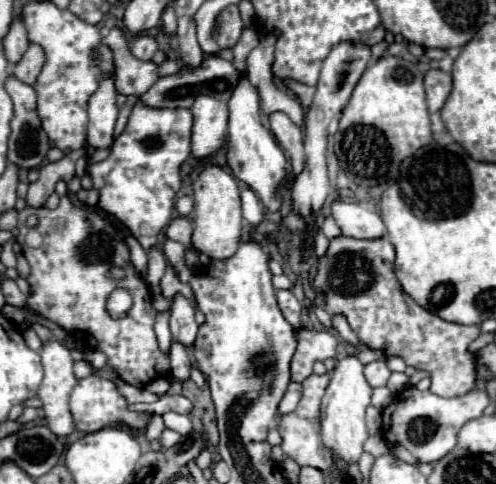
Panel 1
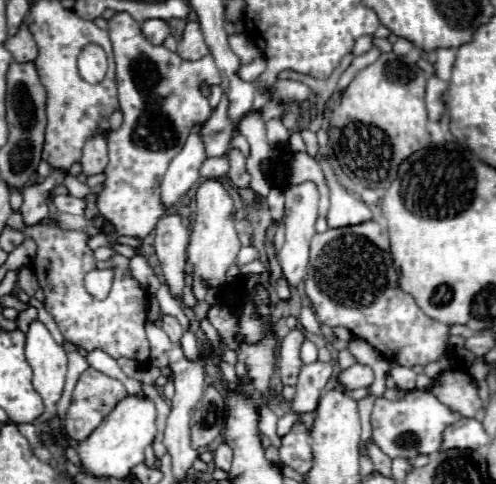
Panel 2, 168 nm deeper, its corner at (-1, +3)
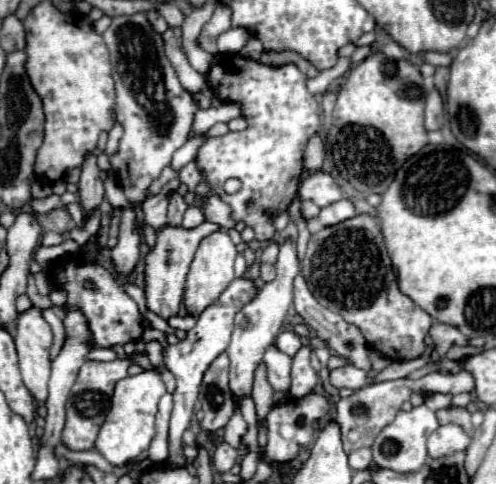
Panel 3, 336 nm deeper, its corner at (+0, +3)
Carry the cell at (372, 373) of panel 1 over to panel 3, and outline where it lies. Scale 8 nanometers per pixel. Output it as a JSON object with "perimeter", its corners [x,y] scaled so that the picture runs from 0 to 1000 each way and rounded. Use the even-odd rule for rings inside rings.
{"perimeter":[[[702,750],[702,754],[685,758],[685,762],[669,762],[665,767],[665,791],[677,804],[694,804],[694,800],[730,804],[730,800],[742,795],[742,767],[722,762],[718,754]]]}

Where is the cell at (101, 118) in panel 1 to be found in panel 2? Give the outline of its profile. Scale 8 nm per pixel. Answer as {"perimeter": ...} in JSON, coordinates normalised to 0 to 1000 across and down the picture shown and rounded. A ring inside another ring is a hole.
{"perimeter":[[[200,271],[196,283],[175,291],[171,304],[167,304],[167,329],[163,329],[167,362],[183,366],[183,362],[196,362],[196,357],[208,357],[216,333],[220,333],[216,329],[216,291],[208,287],[208,279]]]}

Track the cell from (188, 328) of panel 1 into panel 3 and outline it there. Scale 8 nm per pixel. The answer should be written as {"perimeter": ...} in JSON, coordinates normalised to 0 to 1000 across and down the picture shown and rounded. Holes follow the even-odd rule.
{"perimeter":[[[351,399],[347,411],[343,411],[343,428],[339,428],[335,469],[363,469],[367,465],[367,444],[371,444],[375,432],[379,432],[375,415],[359,399]]]}

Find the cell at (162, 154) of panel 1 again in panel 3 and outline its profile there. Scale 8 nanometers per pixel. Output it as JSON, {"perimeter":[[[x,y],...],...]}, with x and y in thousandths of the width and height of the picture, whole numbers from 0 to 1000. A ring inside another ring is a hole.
{"perimeter":[[[290,27],[226,35],[226,52],[210,64],[210,85],[222,105],[226,159],[234,167],[234,242],[250,262],[242,300],[218,329],[262,419],[262,428],[246,428],[242,490],[238,506],[226,514],[226,539],[230,556],[246,572],[258,572],[282,531],[282,481],[274,465],[278,432],[298,407],[302,378],[323,366],[335,341],[343,341],[351,312],[375,295],[403,217],[391,192],[367,180],[347,130],[331,114],[327,76],[302,56]]]}

